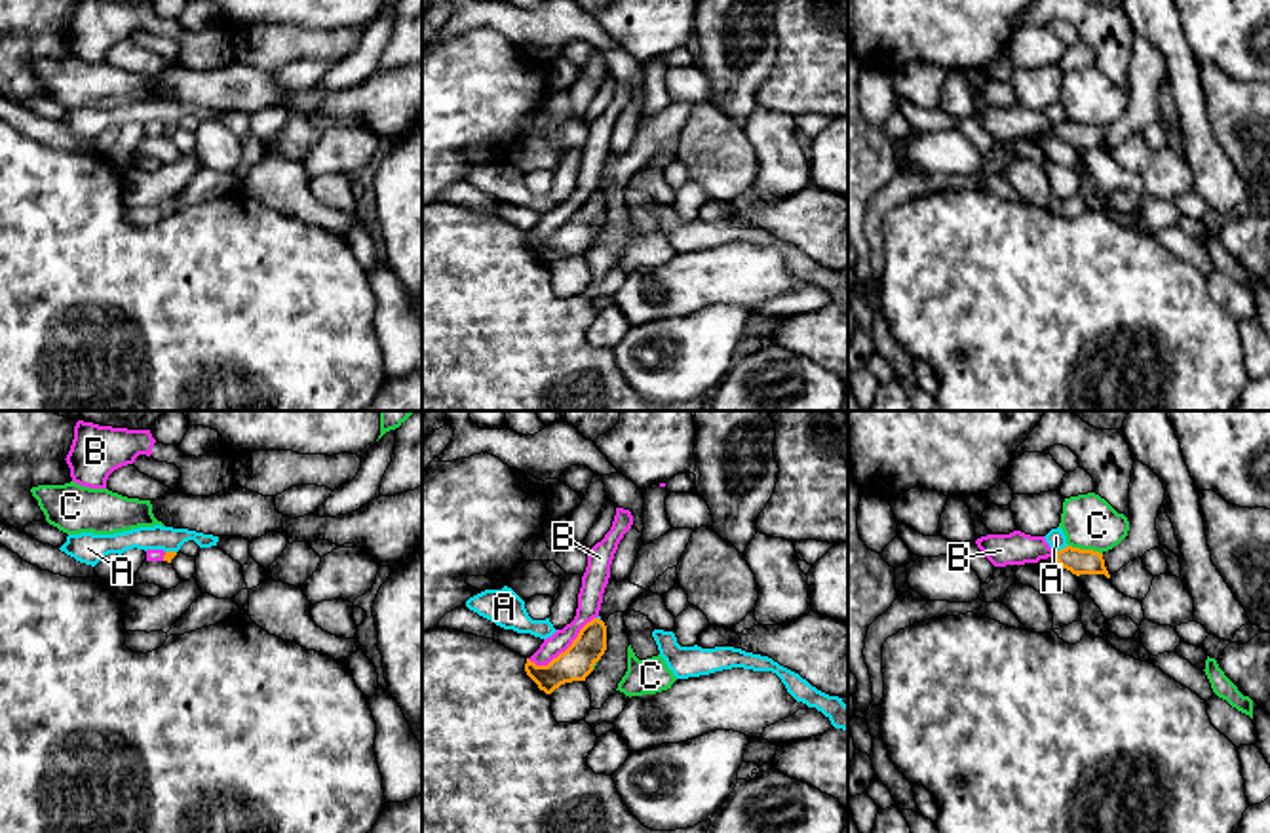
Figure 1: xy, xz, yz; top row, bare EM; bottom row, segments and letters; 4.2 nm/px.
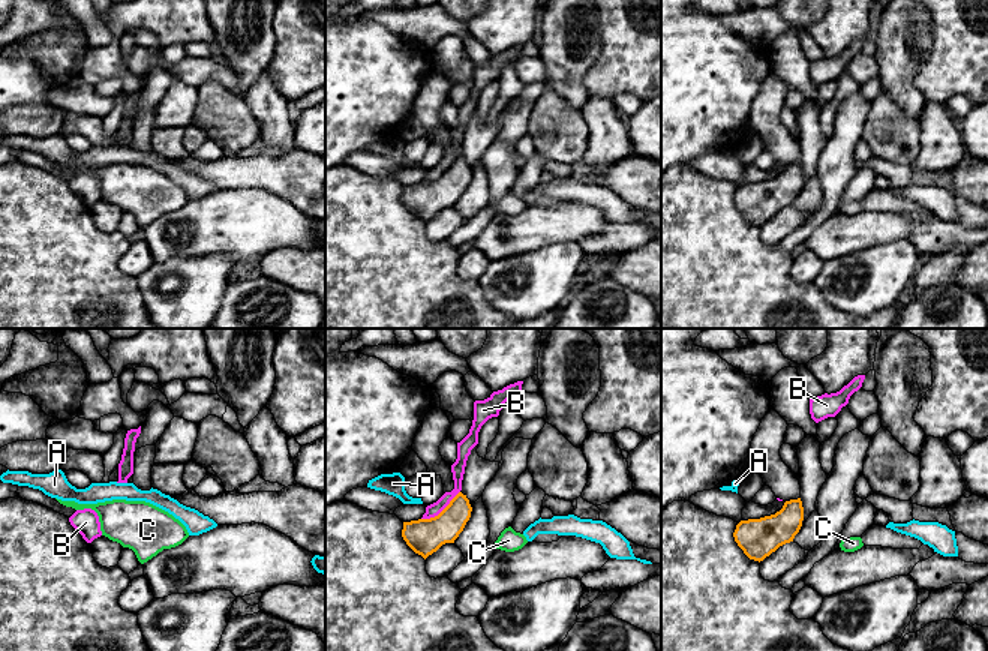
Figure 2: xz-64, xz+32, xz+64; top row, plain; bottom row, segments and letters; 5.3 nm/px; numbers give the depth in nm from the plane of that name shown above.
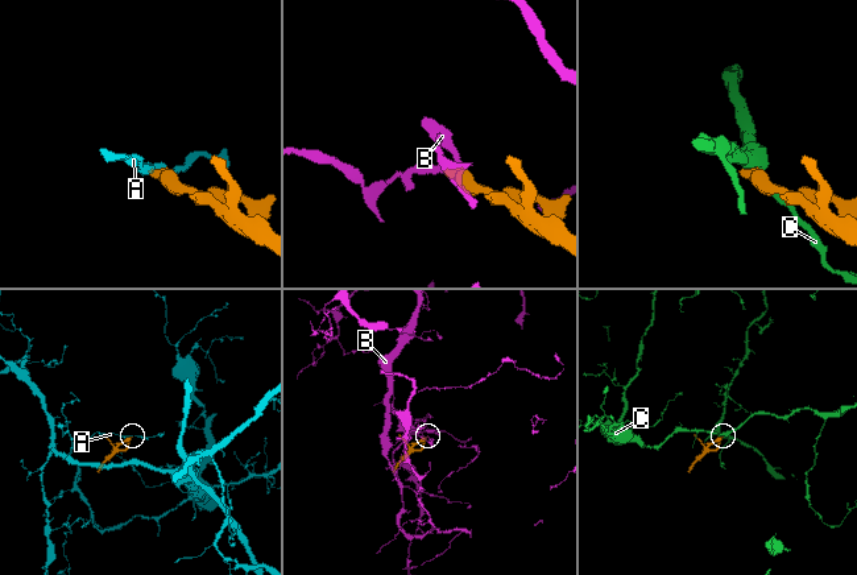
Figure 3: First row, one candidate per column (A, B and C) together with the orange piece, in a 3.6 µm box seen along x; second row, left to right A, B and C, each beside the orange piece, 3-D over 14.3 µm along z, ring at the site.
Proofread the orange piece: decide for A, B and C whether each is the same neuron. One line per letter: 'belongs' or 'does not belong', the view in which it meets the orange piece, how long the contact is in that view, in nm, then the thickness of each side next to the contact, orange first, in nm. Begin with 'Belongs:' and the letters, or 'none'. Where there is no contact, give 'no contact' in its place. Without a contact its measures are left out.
Belongs: none
A: does not belong; contact in yz; length 70 nm; calibres 110 and 80 nm
B: does not belong; contact in xz; length 340 nm; calibres 150 and 110 nm
C: does not belong; contact in yz; length 150 nm; calibres 110 and 220 nm

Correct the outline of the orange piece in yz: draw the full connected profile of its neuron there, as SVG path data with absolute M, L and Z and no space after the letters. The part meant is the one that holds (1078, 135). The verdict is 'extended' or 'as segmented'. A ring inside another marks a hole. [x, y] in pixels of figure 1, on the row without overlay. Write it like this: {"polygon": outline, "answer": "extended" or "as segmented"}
{"polygon": "M1067 120L1055 126L1055 133L1063 143L1070 145L1076 150L1105 148L1106 152L1110 152L1105 141L1103 127L1099 126Z", "answer": "as segmented"}

